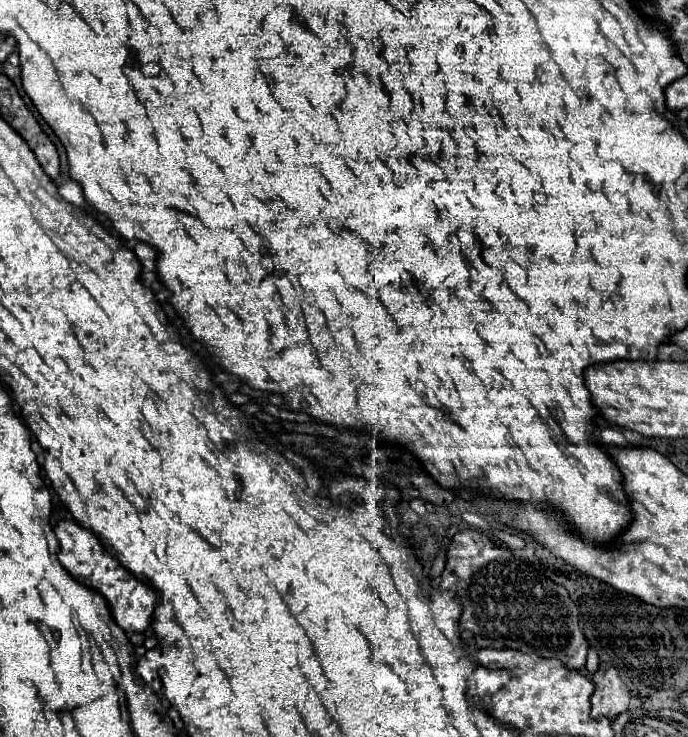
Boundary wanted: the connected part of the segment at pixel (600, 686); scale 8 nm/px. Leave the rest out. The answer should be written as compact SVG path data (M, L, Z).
M600 663L592 675L596 691L592 695L592 717L616 717L628 709L630 689L610 663Z

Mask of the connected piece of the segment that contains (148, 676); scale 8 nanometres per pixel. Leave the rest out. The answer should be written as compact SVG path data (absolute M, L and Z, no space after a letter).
M150 649L146 651L146 655L138 661L136 671L138 675L144 679L144 683L152 683L158 679L158 667L160 667L160 651L158 649Z

